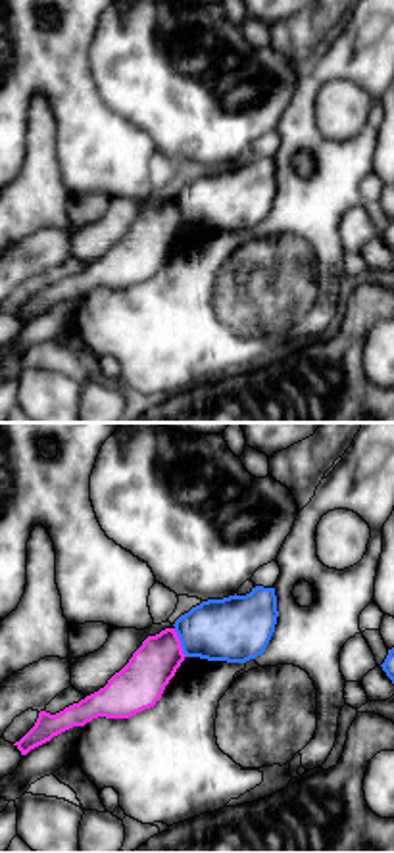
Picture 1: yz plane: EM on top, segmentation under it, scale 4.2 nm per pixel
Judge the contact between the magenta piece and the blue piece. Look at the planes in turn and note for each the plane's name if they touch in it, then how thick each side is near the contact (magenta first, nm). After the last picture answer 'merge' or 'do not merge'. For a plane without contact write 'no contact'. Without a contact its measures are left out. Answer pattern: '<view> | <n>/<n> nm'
yz | 200/280 nm

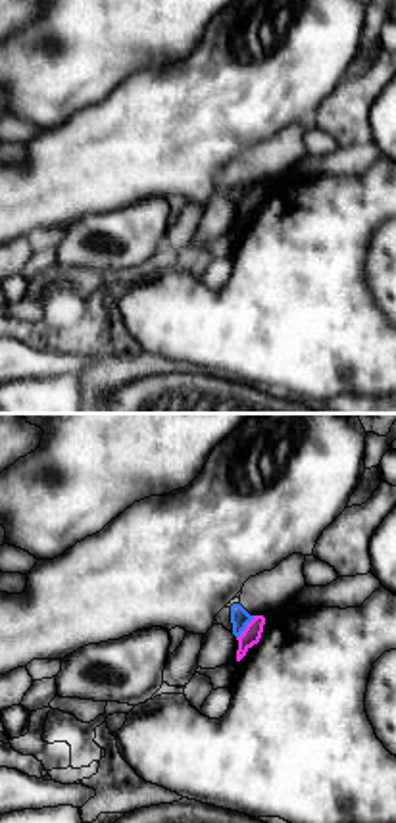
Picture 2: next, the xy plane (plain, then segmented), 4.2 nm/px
xy | 80/80 nm

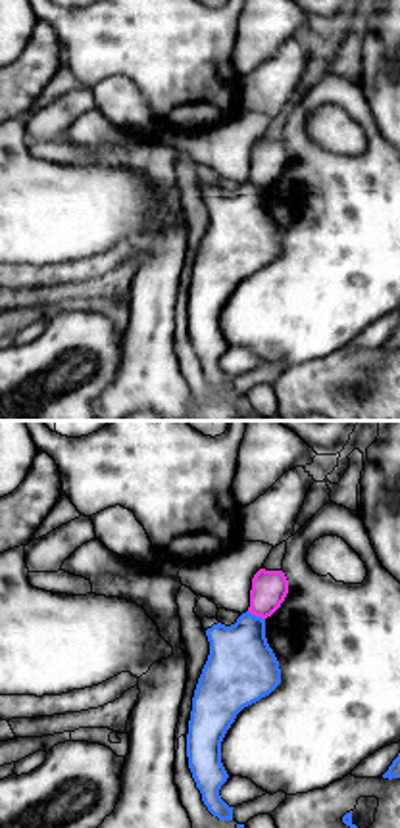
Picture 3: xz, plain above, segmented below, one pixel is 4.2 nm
xz | 150/300 nm

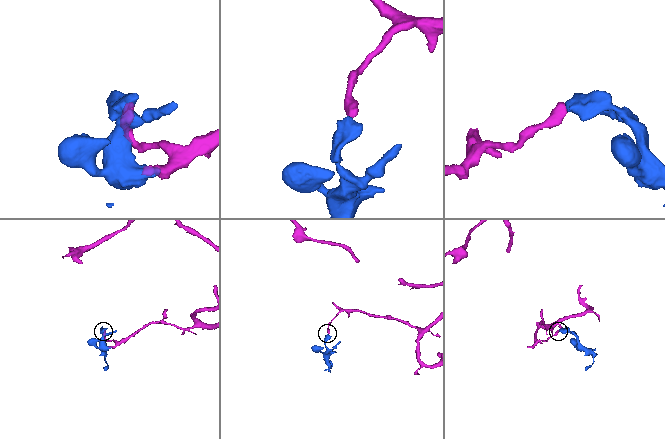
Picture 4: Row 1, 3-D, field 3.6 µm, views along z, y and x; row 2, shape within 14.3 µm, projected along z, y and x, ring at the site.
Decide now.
do not merge

